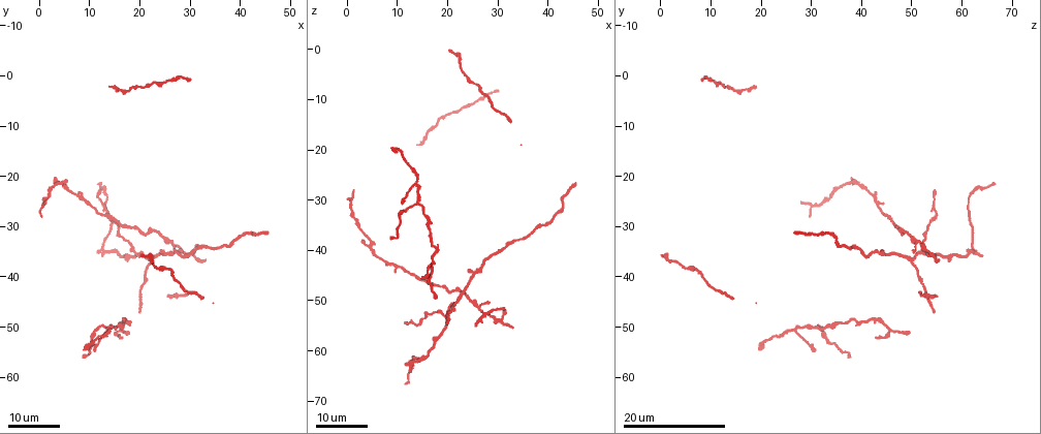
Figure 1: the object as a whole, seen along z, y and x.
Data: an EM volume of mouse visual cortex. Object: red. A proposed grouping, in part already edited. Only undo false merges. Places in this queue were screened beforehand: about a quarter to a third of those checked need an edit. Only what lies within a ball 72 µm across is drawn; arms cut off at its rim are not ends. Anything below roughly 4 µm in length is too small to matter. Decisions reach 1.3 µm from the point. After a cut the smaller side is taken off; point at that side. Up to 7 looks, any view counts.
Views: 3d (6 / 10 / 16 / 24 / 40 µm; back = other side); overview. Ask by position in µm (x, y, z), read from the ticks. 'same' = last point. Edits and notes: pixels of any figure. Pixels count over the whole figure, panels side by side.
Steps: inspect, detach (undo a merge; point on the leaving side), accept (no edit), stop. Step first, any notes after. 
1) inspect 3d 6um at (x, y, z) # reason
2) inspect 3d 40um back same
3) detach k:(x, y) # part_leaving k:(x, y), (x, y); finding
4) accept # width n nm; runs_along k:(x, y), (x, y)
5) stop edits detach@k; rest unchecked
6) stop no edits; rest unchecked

inspect 3d 16um at (19.0, 36.0, 53.5) # arms part here

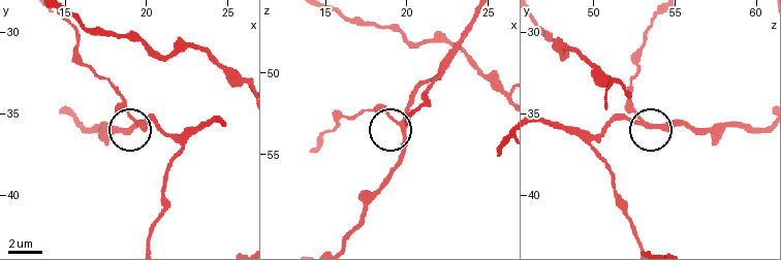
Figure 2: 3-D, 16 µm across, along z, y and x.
inspect 3d 6um at (19.4, 35.4, 52.8) # zoom in

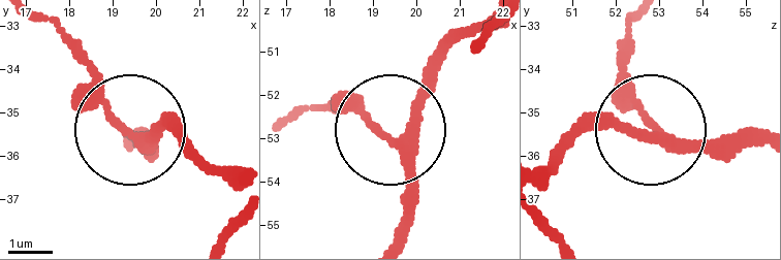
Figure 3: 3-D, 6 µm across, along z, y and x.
accept # continuous, no second neuron

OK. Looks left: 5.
inspect 3d 16um at (25.5, 36.0, 45.0) # three-way junction

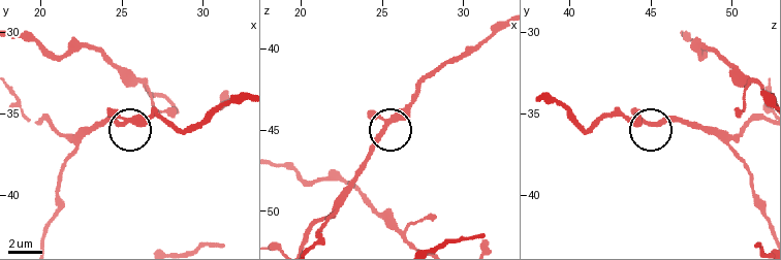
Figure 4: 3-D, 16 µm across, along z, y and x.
inspect 3d 6um at (24.9, 35.6, 45.2)

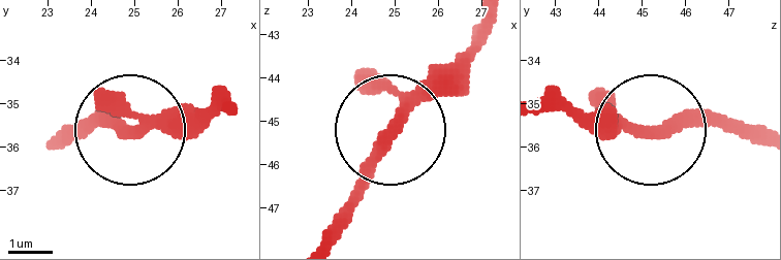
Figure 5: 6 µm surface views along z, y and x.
accept # width 220 nm; all the same neuron

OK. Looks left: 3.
inspect 3d 24um at (22.5, 37.0, 50.0) # small branch off a trunk

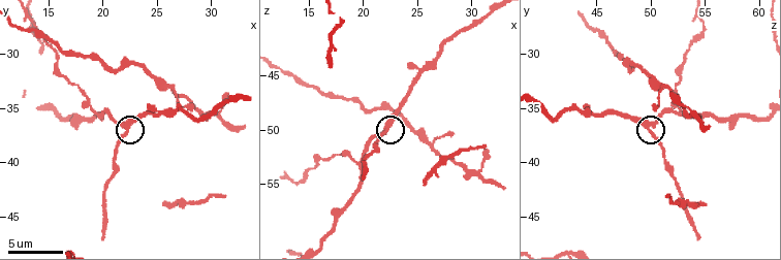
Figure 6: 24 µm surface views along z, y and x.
inspect 3d 6um at (22.0, 37.4, 50.2)

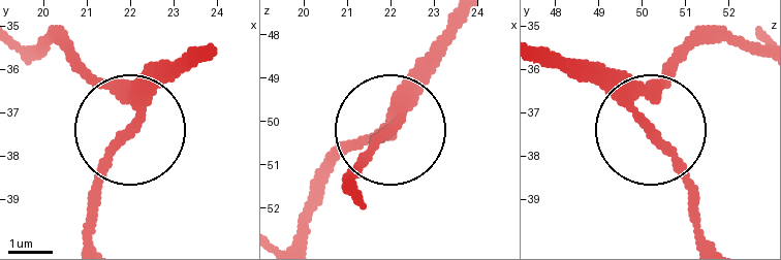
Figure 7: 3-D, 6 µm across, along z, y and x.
accept # arms 3; all the same neuron

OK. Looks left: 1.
stop no edits; rest unchecked

